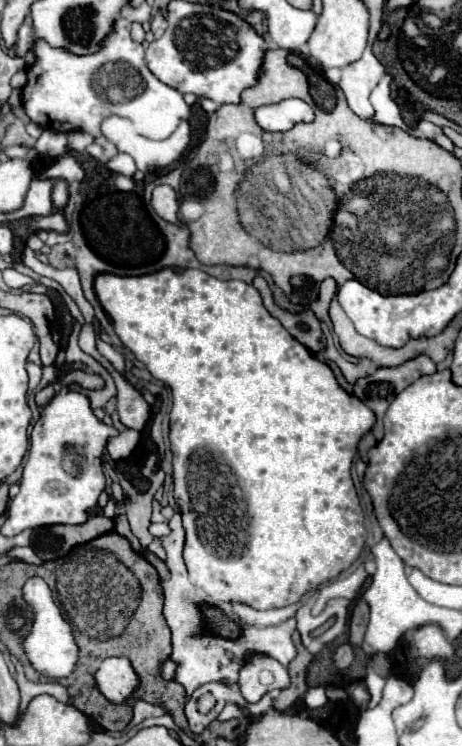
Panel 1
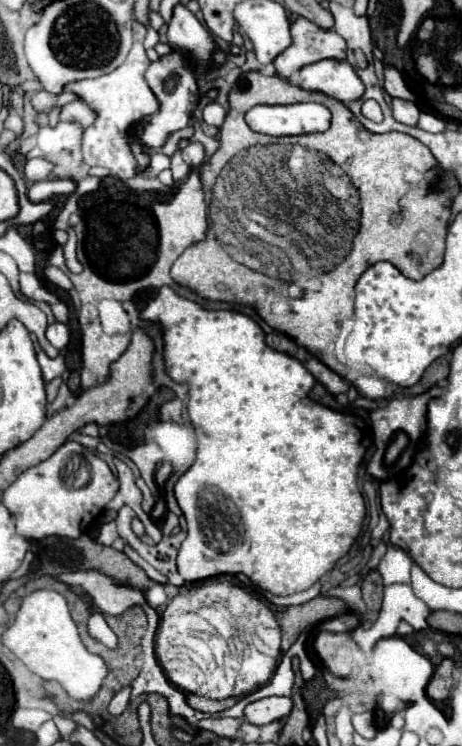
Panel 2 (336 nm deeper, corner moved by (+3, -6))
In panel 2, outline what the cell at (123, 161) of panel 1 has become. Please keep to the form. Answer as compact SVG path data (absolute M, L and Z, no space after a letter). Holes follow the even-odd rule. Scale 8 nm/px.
M153 153L151 155L151 165L141 173L145 177L155 177L159 175L163 169L169 169L169 163L171 163L171 157L163 155L163 153Z

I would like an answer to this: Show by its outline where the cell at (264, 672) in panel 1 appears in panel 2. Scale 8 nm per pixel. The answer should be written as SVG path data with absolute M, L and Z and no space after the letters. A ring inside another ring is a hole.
M265 697L245 707L245 719L253 725L267 725L287 717L291 707L293 703L289 697Z

